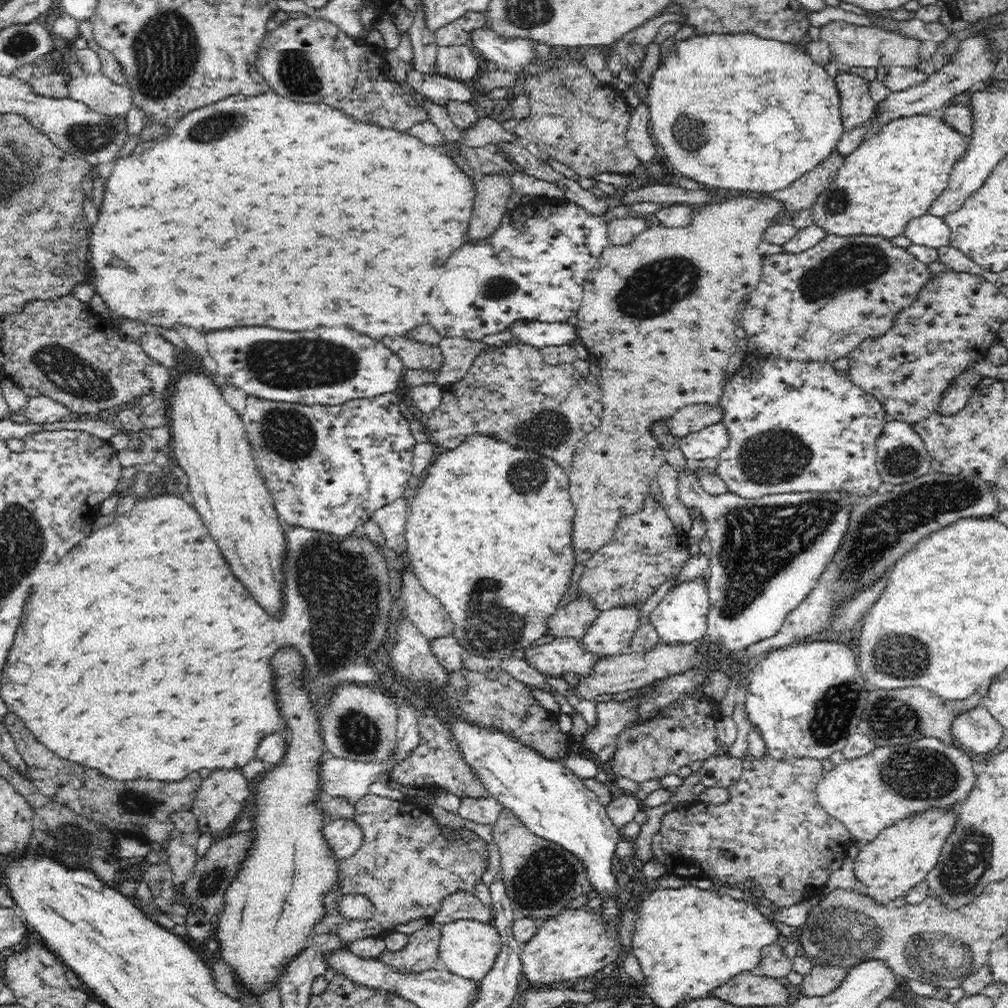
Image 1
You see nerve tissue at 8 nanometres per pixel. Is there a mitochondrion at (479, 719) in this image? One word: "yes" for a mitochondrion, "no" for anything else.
no

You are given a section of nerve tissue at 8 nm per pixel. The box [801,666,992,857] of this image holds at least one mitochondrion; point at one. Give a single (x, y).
(924, 774)

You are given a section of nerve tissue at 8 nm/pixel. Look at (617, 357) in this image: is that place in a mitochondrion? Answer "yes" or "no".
no

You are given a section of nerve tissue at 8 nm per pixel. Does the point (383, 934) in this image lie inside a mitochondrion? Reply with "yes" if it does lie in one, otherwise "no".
no

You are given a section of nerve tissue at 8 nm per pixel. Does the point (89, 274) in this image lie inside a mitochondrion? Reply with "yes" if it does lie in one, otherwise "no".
no

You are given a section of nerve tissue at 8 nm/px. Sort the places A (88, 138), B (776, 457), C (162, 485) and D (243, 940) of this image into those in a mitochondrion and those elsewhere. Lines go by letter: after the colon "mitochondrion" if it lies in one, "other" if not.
A: mitochondrion
B: mitochondrion
C: other
D: other

